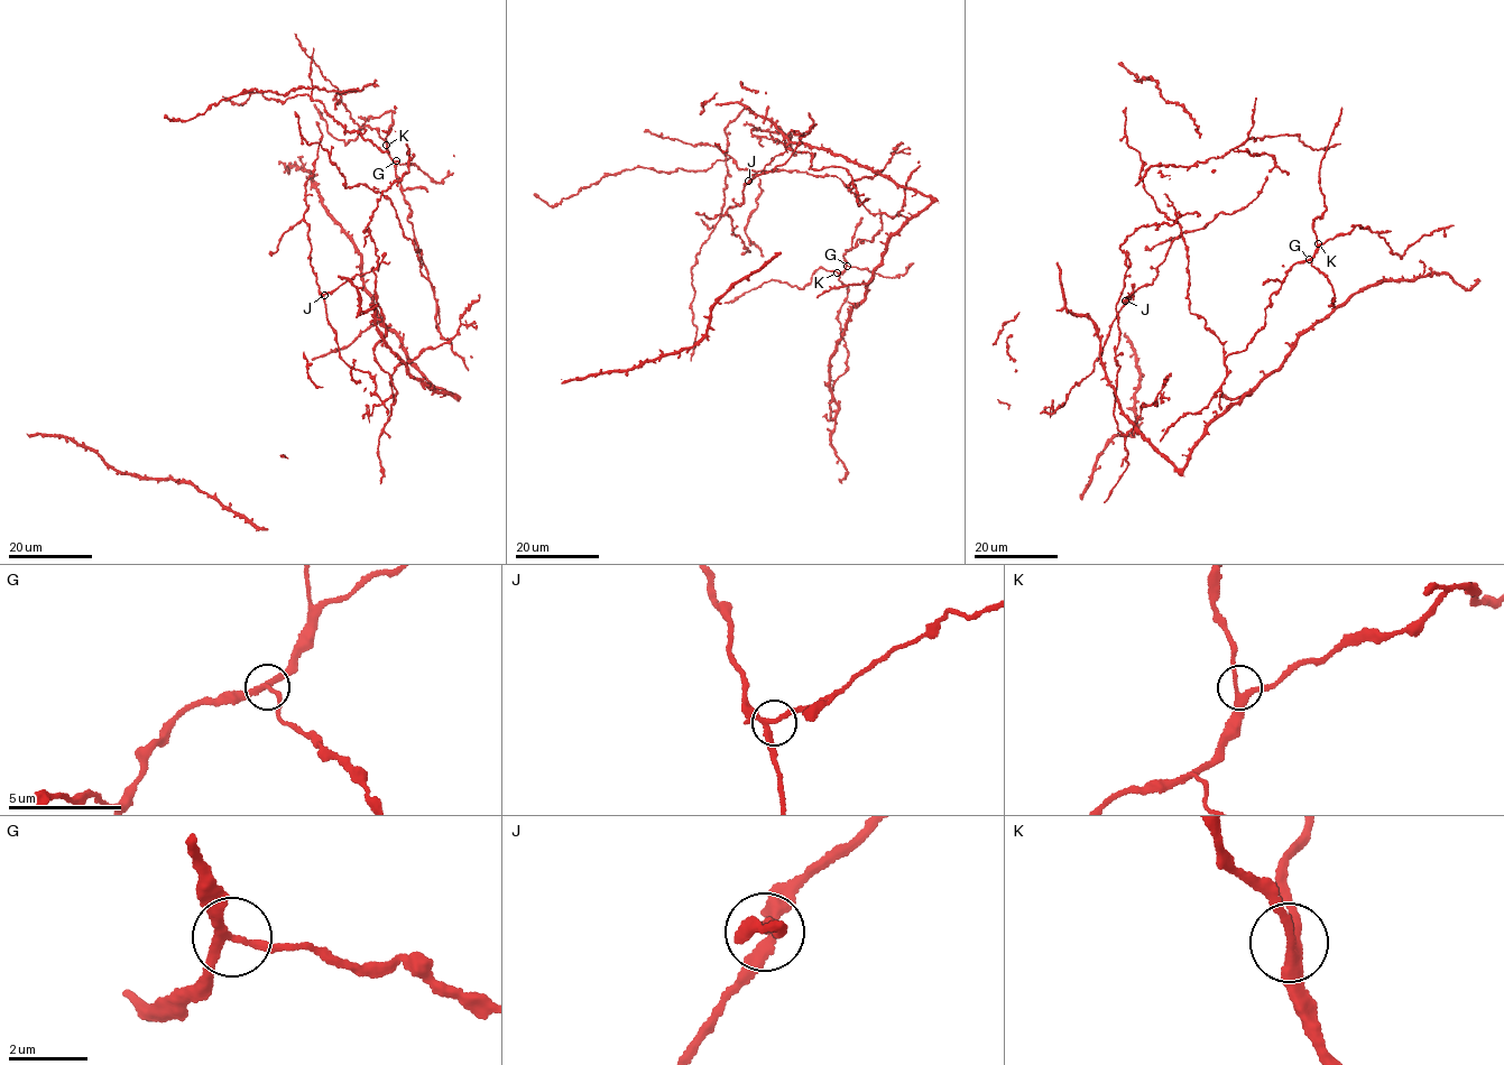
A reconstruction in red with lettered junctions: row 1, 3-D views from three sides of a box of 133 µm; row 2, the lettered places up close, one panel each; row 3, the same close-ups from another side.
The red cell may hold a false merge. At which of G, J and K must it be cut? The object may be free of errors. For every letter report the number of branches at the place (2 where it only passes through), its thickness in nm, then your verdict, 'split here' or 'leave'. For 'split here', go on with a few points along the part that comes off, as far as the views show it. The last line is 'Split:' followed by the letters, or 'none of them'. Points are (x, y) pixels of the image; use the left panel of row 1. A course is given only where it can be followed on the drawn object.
G: branches 3; calibre 200 nm; leave
J: branches 3; calibre 180 nm; split here; course (324, 294), (377, 268), (386, 253)
K: branches 3; calibre 240 nm; leave
Split: J

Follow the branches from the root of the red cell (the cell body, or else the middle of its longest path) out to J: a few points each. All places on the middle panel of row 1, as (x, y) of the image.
J: (821, 169), (809, 167), (808, 151), (791, 150), (776, 138), (784, 140), (784, 151), (748, 181)

